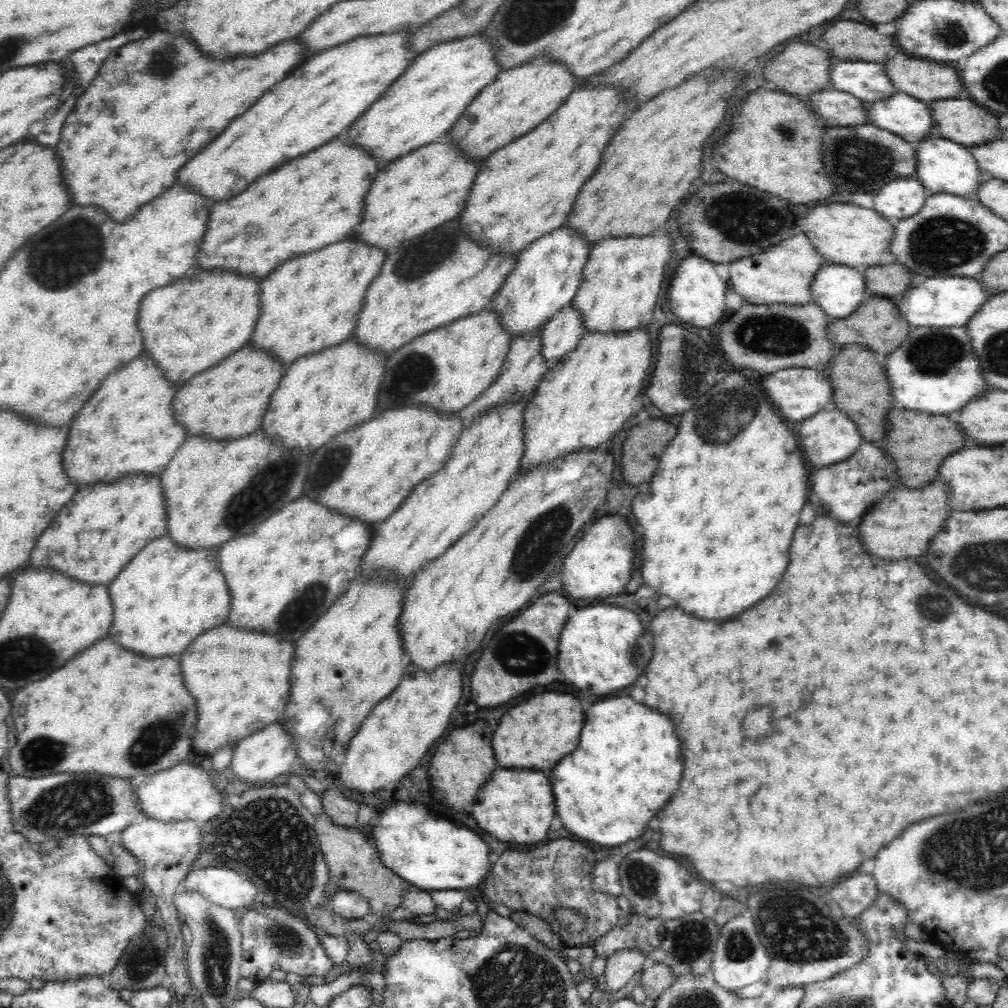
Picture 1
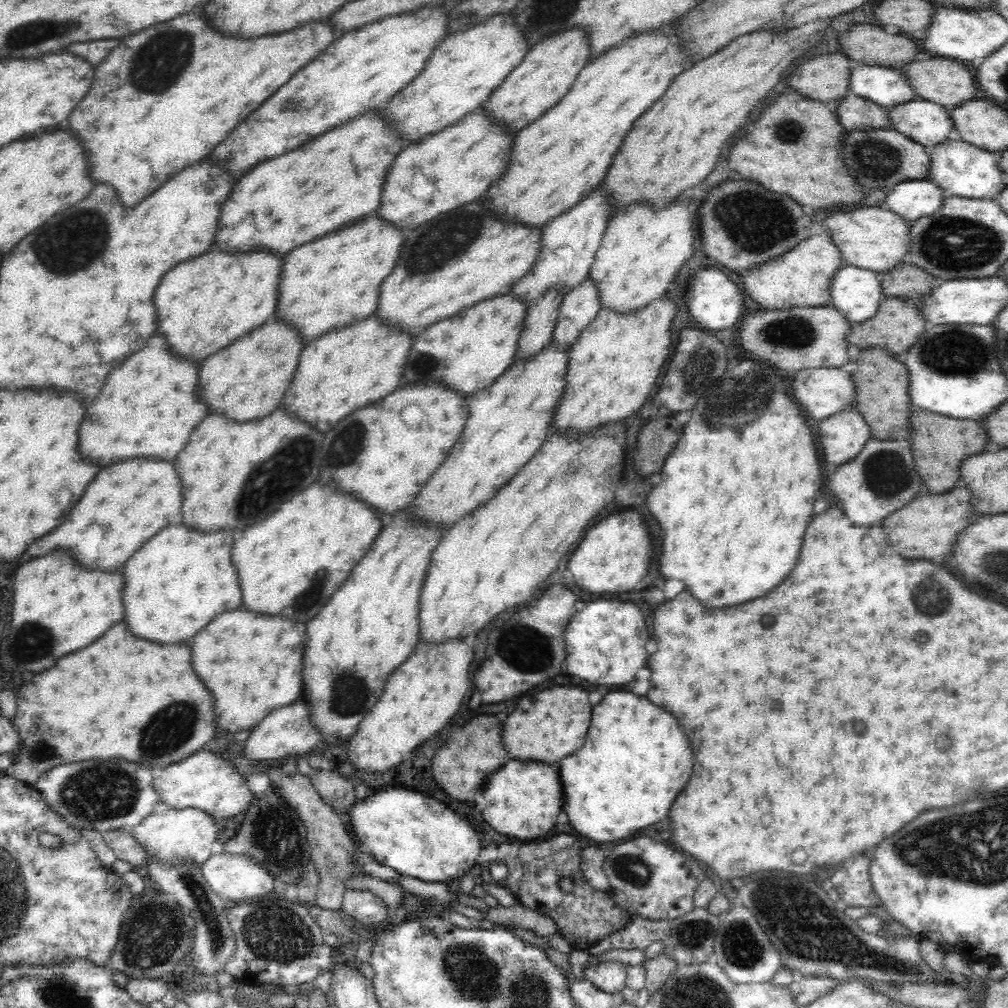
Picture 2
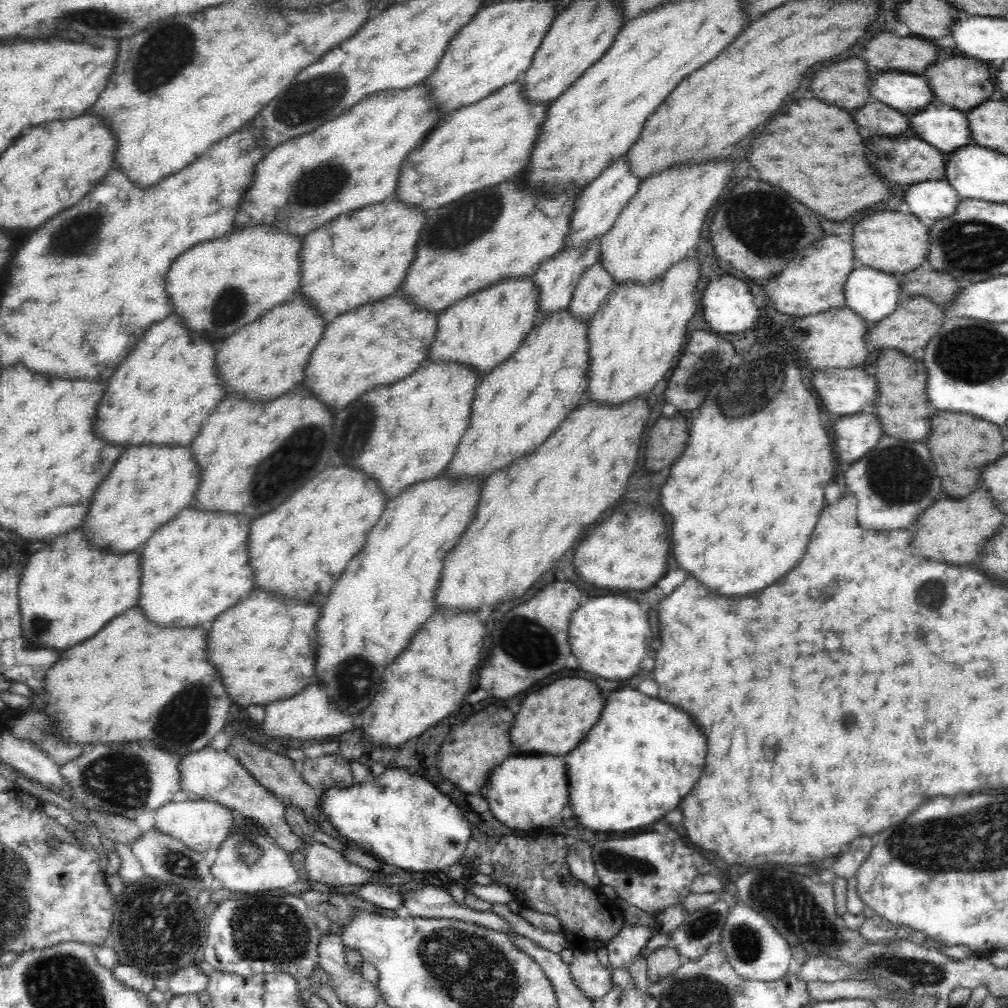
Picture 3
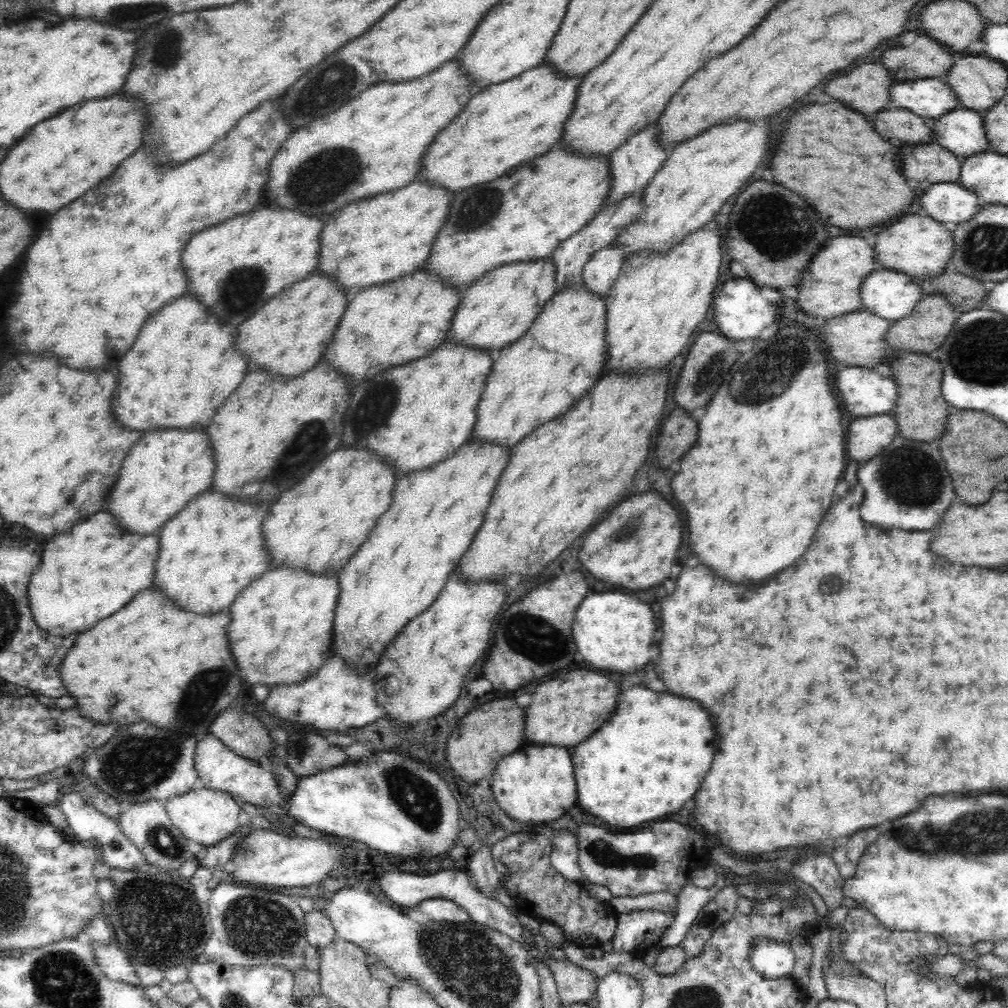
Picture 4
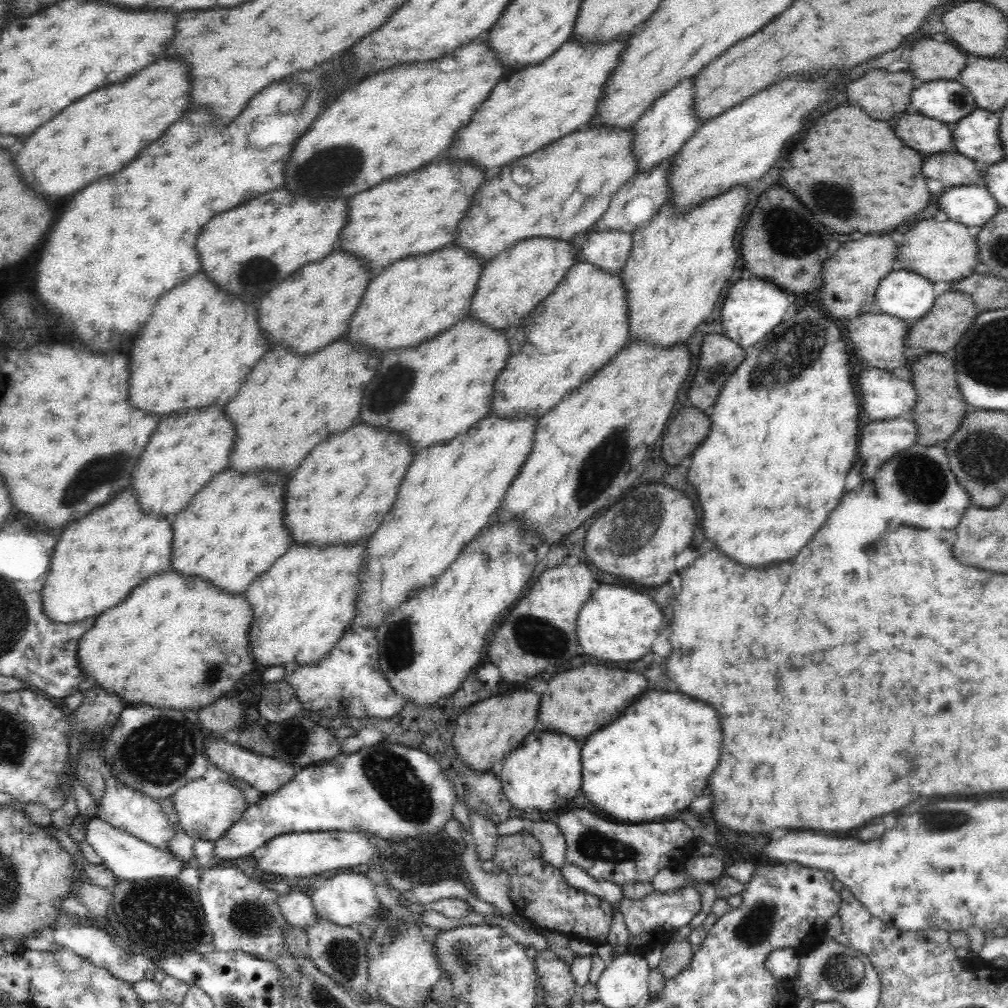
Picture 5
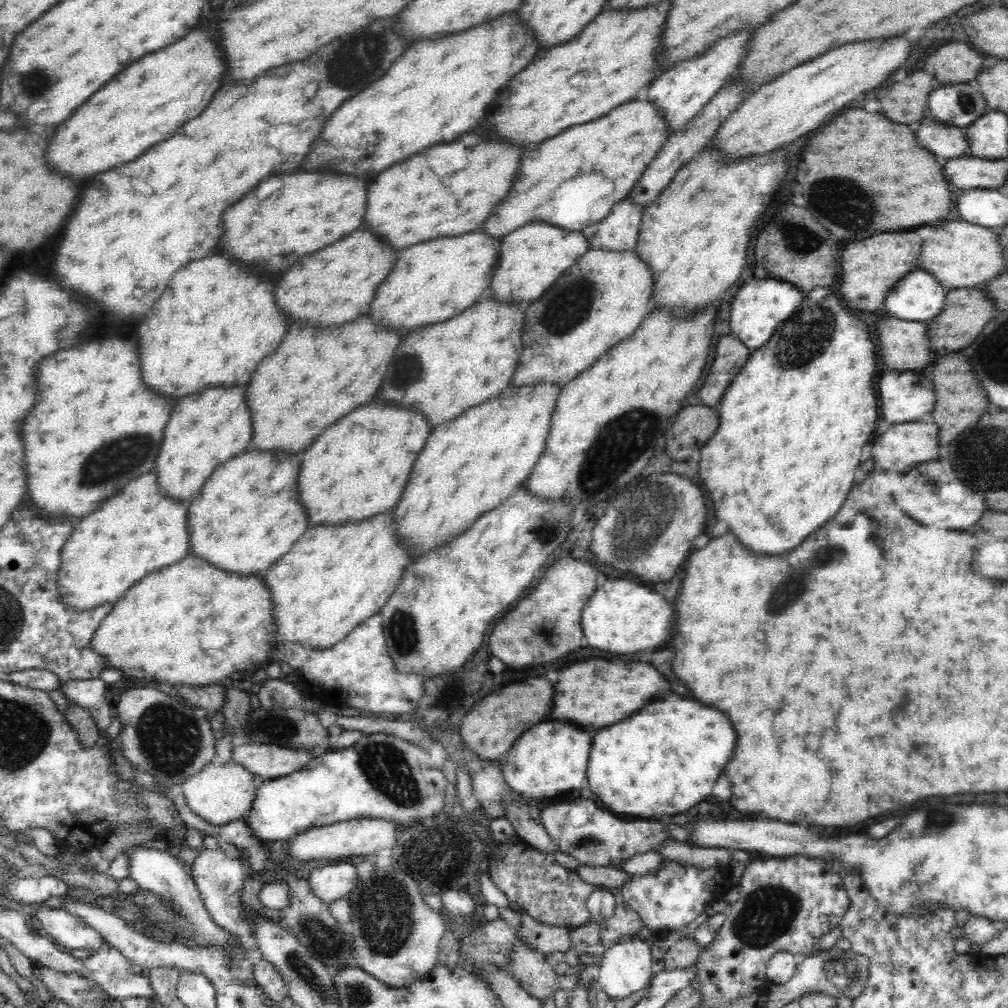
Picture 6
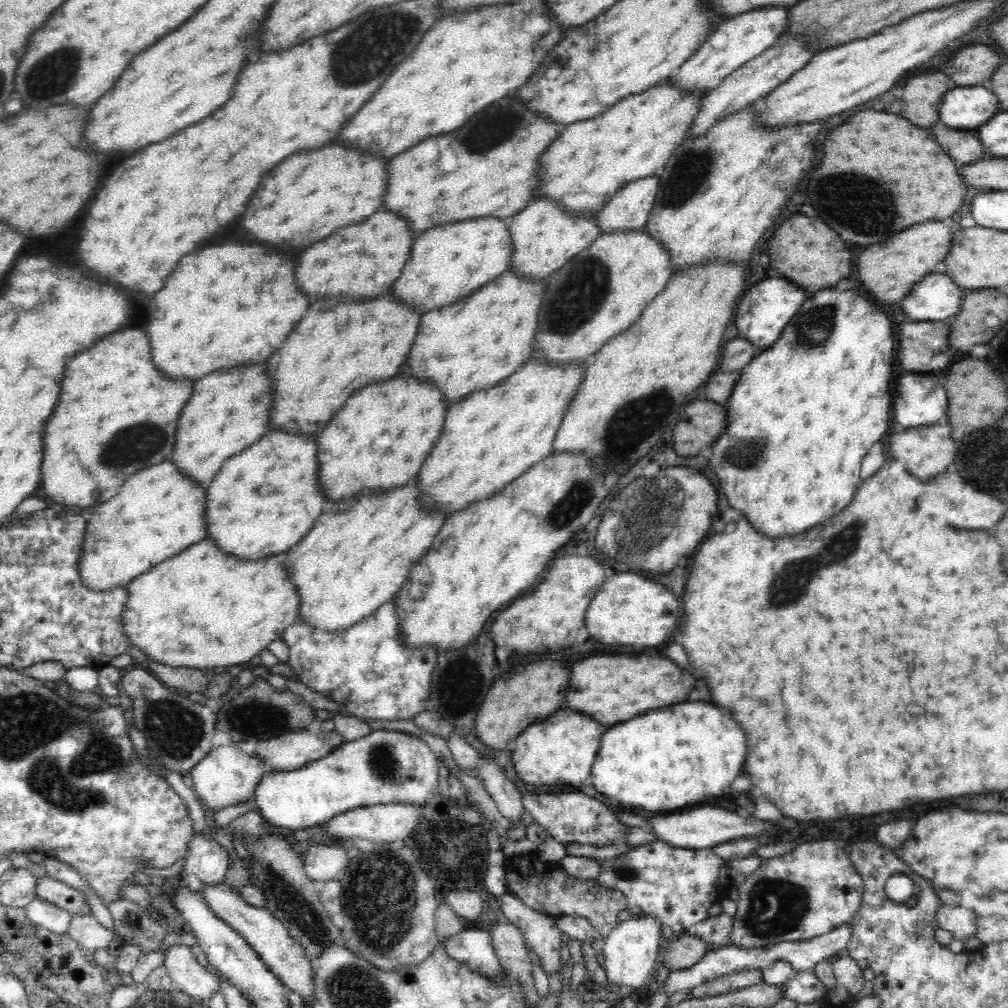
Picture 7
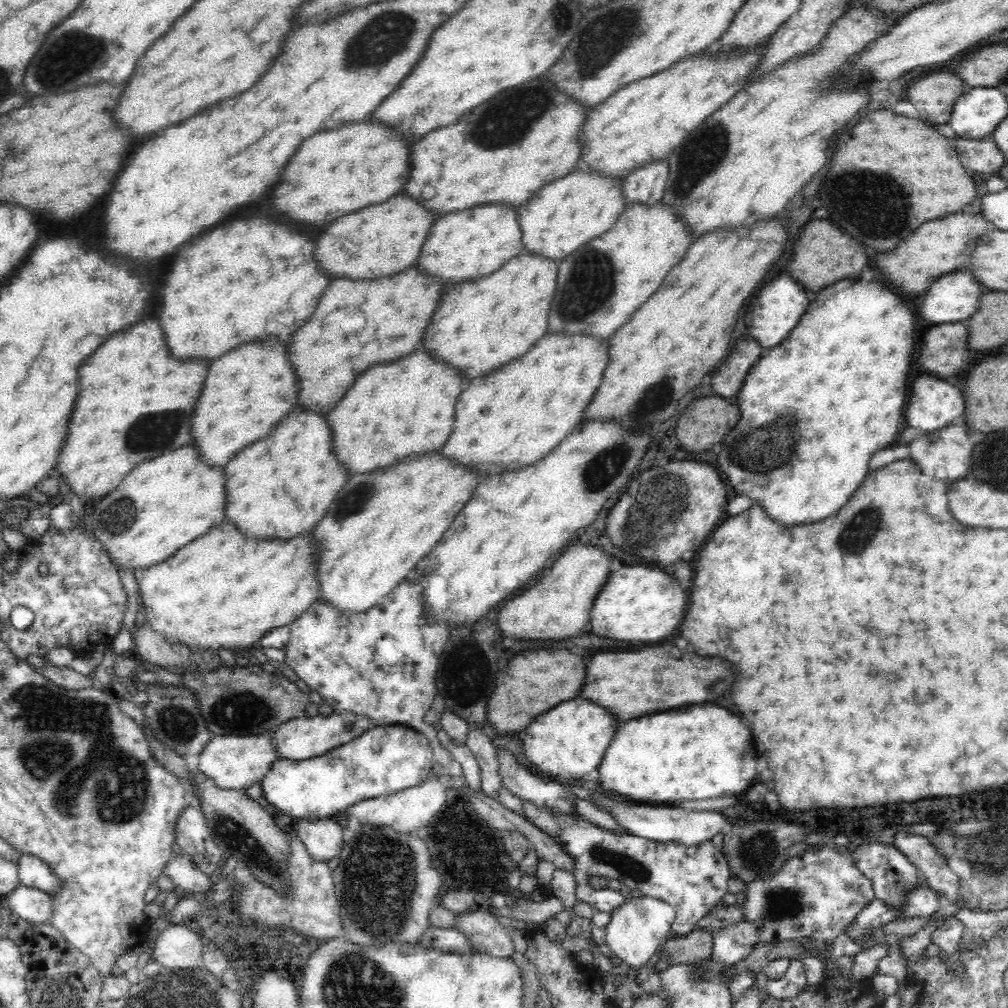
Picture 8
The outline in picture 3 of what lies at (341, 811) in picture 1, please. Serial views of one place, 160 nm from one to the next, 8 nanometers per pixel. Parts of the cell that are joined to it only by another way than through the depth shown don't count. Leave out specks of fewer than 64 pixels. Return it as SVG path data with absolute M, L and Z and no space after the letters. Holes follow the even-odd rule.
M322 755L315 759L306 758L299 766L304 782L322 792L330 787L350 787L352 771L344 758Z

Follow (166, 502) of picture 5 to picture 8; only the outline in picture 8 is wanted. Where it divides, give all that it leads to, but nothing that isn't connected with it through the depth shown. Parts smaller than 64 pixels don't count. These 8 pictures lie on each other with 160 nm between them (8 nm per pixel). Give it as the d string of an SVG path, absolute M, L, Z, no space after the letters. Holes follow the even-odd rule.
M268 340L262 344L244 344L232 350L230 354L218 358L214 364L210 364L210 372L206 376L202 396L198 398L198 408L194 408L196 410L194 430L190 430L190 434L194 436L190 438L190 444L194 442L203 464L211 468L223 468L234 454L254 444L254 441L264 438L280 420L280 416L288 414L288 410L296 404L296 392L298 392L298 378L294 376L294 370L288 362L284 344L276 340Z

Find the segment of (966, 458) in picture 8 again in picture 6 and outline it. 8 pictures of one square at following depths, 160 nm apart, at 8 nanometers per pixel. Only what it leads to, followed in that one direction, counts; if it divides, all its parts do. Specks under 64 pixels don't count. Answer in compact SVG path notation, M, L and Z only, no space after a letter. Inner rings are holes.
M934 422L894 424L870 446L873 464L904 472L918 462L938 458L938 427Z

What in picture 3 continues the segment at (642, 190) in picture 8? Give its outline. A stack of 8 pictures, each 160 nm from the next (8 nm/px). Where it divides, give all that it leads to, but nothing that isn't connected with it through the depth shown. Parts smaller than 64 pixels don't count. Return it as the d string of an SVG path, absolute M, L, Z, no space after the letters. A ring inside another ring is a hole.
M600 263L589 266L580 276L567 306L570 315L576 320L588 322L615 287L612 277Z

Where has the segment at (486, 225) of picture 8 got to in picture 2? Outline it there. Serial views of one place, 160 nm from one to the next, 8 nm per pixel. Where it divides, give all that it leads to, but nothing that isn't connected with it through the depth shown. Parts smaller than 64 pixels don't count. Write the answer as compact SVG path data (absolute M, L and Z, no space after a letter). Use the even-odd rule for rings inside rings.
M374 314L338 330L326 331L322 338L302 350L298 368L294 370L292 382L285 392L286 396L282 398L282 404L286 404L286 412L302 412L302 418L306 416L306 420L310 420L314 428L322 428L322 432L332 430L342 417L368 404L374 404L374 400L388 396L398 386L412 340L413 336L410 336L410 332L405 328L390 327Z

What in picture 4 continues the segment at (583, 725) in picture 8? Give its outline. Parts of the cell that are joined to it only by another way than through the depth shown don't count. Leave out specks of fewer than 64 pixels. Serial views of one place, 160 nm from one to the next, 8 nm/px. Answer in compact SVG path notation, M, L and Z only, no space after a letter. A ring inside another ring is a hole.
M560 746L522 748L498 762L490 780L492 795L500 809L518 822L552 822L576 804L576 782L570 752Z

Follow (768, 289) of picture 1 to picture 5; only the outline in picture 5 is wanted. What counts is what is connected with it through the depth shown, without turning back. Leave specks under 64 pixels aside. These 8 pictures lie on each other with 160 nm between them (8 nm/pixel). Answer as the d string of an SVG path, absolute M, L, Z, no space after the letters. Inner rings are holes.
M864 236L840 246L822 264L822 284L818 294L822 311L845 320L870 312L878 283L896 267L894 254L898 252L899 246L894 244L890 236Z

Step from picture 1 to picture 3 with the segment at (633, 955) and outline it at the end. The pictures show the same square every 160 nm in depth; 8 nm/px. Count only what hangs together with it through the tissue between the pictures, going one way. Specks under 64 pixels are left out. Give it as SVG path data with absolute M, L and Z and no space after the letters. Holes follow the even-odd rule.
M594 951L575 952L570 975L577 988L590 999L600 1001L614 987L613 972L602 966Z

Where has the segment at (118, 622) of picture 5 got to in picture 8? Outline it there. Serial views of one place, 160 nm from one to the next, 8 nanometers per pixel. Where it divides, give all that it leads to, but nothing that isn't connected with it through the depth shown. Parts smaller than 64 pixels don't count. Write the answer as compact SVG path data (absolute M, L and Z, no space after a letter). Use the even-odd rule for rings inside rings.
M224 520L220 524L214 525L206 534L199 536L186 546L180 547L172 556L168 557L164 562L150 566L150 568L140 569L136 572L136 580L138 583L139 594L139 614L146 617L146 621L150 624L150 629L160 633L162 637L172 640L174 636L178 636L178 640L186 640L186 644L198 644L198 648L226 648L232 652L240 652L240 650L252 649L254 645L273 628L293 623L307 608L318 599L319 580L314 575L314 546L310 536L304 538L292 537L291 539L276 540L254 540L254 538L244 538L242 532L238 532L234 528L234 524Z

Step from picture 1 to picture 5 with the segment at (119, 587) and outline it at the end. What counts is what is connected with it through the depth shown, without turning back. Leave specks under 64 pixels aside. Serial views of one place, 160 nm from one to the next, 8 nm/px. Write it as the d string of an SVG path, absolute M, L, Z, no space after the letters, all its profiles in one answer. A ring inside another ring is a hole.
M222 472L210 480L200 492L194 495L186 509L171 520L172 550L170 550L170 569L184 576L202 577L215 588L242 595L253 581L264 574L292 545L292 537L284 528L282 500L284 480L278 474L258 472L252 476L240 476L236 472Z

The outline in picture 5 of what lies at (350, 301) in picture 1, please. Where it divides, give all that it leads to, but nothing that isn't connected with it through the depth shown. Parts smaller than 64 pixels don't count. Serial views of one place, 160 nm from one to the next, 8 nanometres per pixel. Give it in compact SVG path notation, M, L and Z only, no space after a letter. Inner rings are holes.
M426 164L416 172L394 177L394 180L382 182L372 190L360 192L350 198L350 224L340 232L340 244L334 250L346 252L361 262L364 260L364 266L382 270L394 260L450 246L454 230L470 204L472 192L482 180L486 180L484 172L468 164L458 166L458 170L444 170L436 164Z

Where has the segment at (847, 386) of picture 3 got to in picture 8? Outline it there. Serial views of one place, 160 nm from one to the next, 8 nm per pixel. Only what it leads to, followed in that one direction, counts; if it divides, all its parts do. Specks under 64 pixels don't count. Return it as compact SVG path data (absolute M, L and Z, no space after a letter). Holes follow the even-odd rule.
M924 376L910 384L910 404L906 406L906 422L910 428L938 431L962 419L964 395L936 376Z

